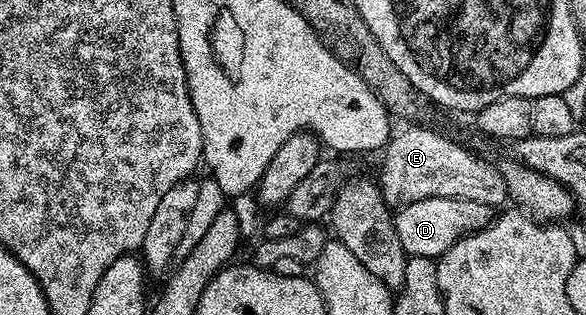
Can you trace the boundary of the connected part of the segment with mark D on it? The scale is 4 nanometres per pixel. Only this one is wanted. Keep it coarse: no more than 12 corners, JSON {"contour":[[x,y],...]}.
{"contour":[[448,196],[394,213],[408,256],[438,258],[493,219],[492,205]]}

